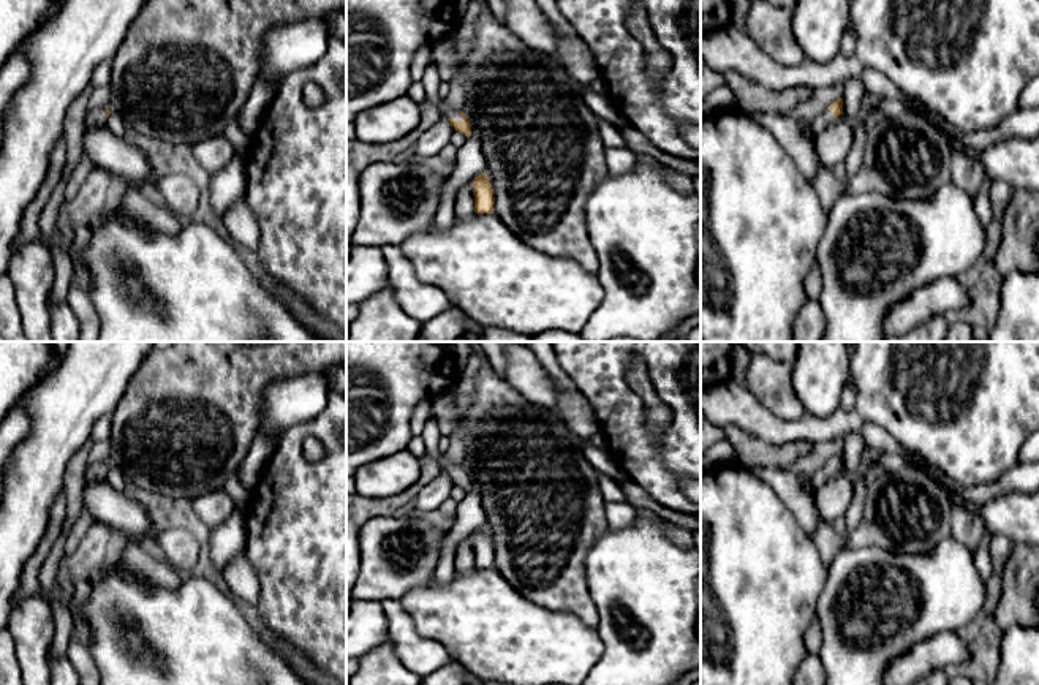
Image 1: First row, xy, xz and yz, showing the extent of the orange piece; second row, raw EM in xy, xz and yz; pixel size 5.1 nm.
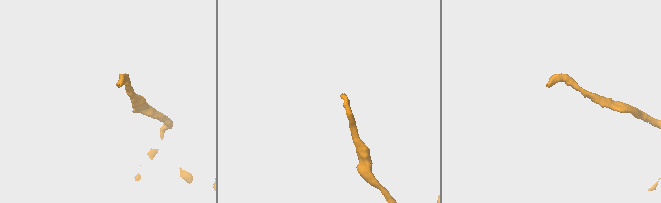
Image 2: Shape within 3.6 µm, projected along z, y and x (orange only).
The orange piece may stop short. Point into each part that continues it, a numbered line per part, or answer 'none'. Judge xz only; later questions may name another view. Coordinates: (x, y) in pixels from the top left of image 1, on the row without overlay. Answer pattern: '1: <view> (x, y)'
1: xz (430, 434)

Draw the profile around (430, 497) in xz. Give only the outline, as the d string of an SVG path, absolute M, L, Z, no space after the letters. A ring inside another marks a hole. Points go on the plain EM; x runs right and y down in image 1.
M441 471L435 479L421 487L419 494L411 500L416 513L429 513L438 509L449 498L454 481L448 471Z

